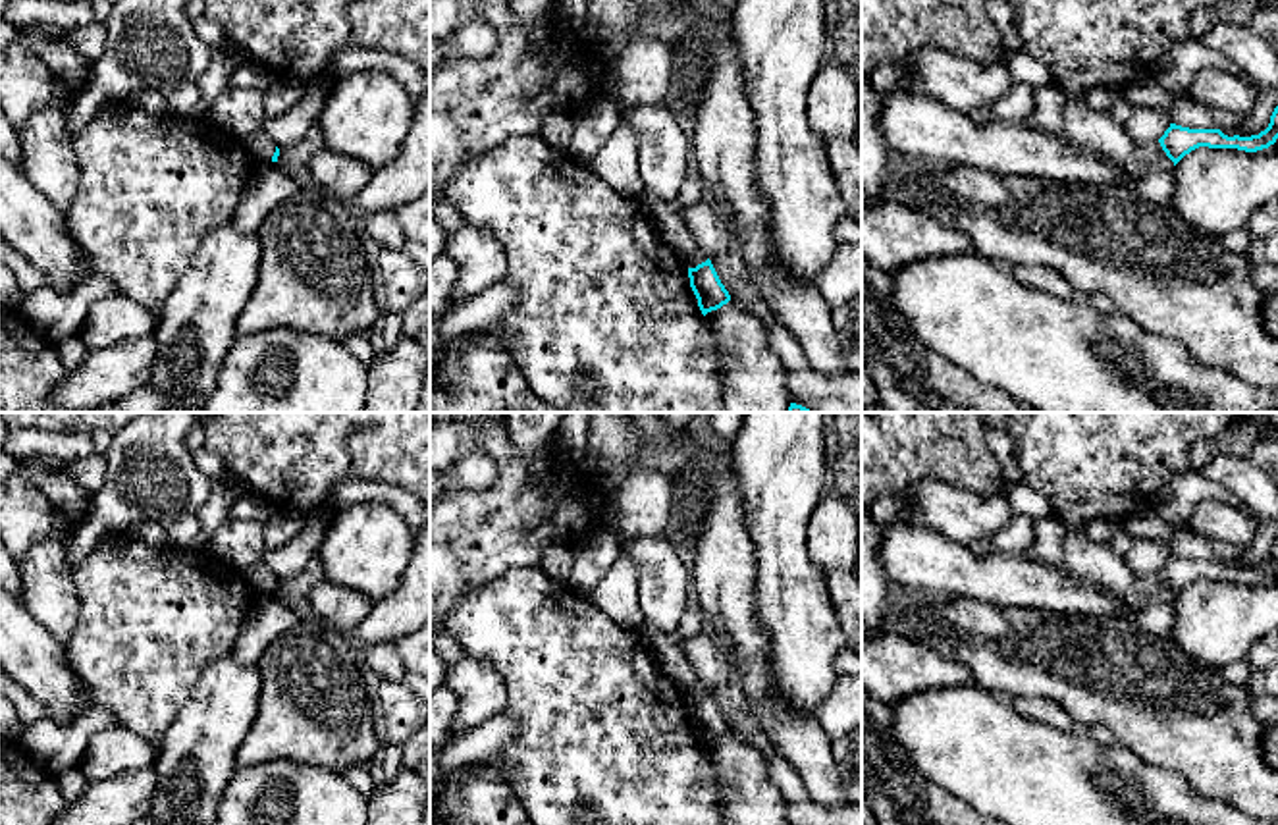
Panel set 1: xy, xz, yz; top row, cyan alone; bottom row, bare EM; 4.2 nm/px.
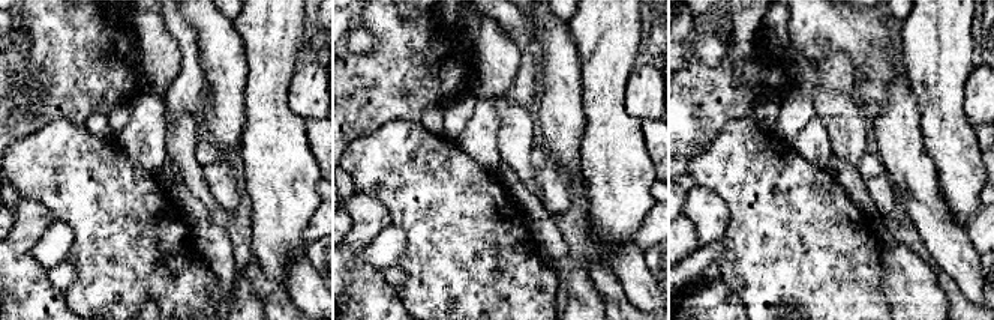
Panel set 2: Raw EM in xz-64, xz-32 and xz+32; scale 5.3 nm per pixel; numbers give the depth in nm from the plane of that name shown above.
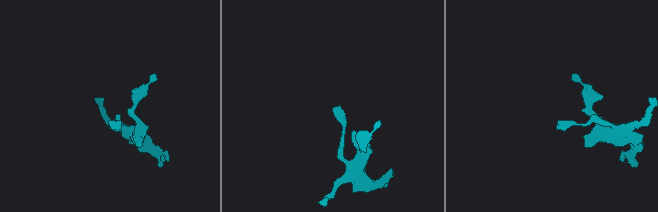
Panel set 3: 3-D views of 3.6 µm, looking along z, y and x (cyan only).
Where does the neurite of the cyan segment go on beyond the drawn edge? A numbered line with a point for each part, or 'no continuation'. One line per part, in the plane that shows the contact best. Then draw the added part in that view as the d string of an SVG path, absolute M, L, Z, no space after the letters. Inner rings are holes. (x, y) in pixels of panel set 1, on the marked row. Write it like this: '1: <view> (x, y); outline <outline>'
1: xz (667, 222); outline M644 189L638 200L659 239L680 256L686 268L696 268L707 260L686 227L682 214L679 214L665 199L650 189Z

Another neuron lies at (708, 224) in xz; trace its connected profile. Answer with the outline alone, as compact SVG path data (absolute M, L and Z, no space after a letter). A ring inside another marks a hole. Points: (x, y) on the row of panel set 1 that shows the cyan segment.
M707 197L682 210L682 218L698 247L713 258L736 245L732 227L723 210Z

